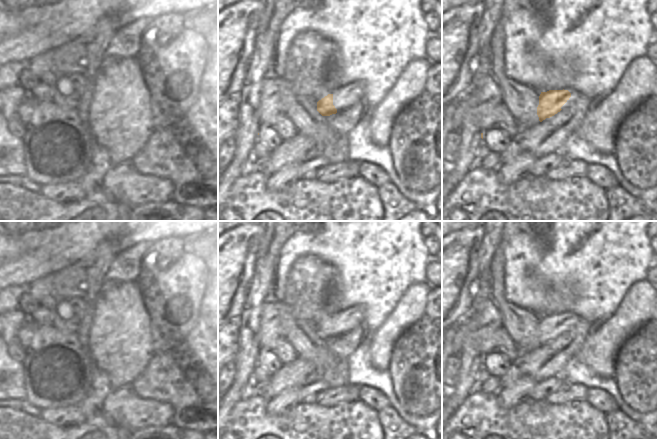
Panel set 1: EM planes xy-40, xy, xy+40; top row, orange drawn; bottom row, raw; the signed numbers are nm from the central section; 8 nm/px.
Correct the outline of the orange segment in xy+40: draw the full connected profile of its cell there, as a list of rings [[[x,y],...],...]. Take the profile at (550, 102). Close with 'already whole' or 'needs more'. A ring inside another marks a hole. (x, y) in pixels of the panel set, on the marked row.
[[[549,90],[541,92],[539,96],[539,105],[537,115],[542,122],[560,112],[561,107],[569,100],[571,93],[568,90]]]; already whole

